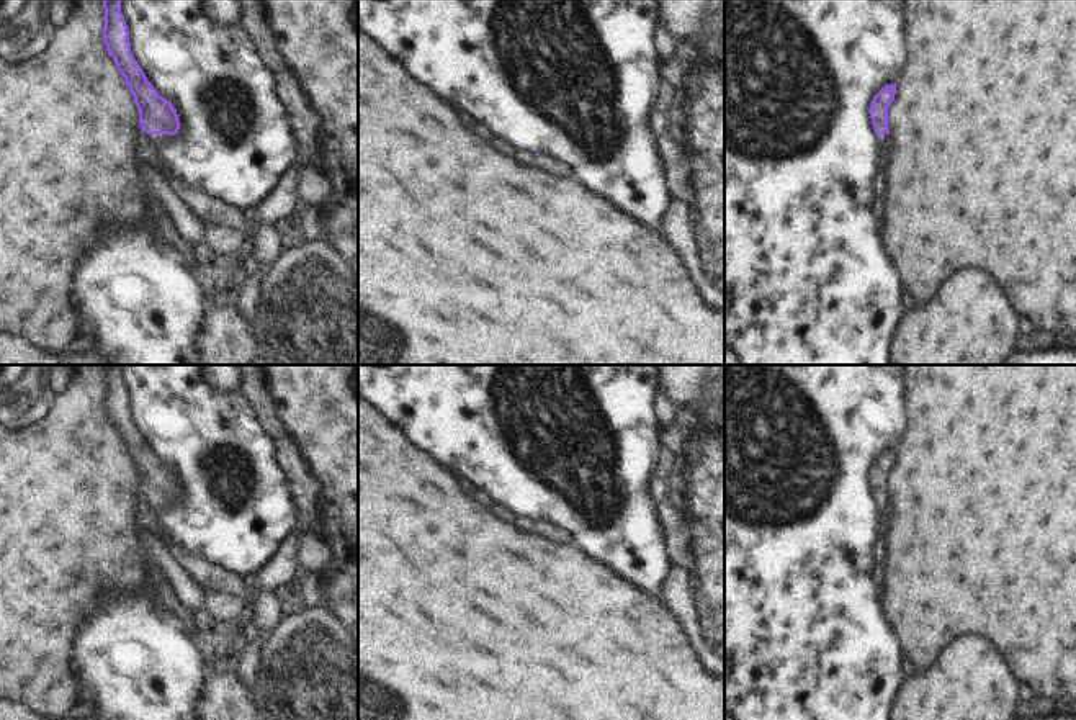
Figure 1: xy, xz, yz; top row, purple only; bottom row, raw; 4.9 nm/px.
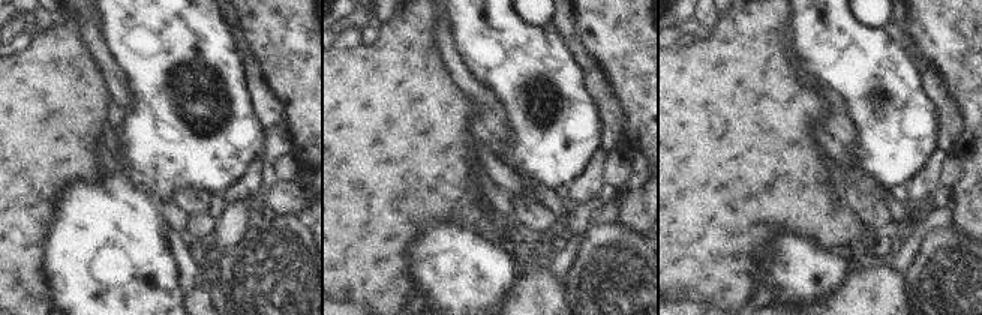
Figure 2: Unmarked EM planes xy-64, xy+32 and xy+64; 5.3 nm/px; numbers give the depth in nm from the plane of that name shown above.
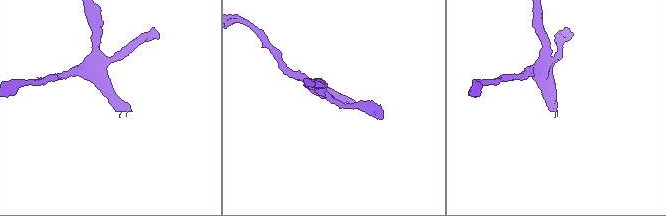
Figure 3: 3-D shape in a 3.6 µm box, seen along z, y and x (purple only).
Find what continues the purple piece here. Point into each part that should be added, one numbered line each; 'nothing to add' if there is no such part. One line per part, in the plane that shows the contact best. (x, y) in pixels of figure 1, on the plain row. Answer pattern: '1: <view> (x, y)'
1: xy (157, 506)

